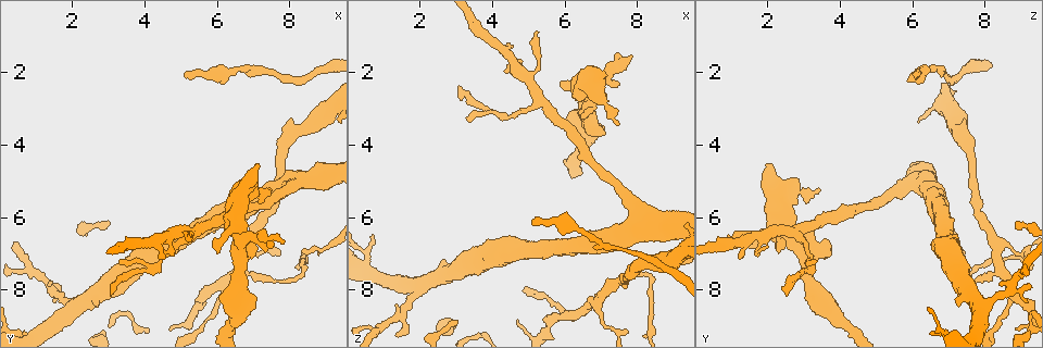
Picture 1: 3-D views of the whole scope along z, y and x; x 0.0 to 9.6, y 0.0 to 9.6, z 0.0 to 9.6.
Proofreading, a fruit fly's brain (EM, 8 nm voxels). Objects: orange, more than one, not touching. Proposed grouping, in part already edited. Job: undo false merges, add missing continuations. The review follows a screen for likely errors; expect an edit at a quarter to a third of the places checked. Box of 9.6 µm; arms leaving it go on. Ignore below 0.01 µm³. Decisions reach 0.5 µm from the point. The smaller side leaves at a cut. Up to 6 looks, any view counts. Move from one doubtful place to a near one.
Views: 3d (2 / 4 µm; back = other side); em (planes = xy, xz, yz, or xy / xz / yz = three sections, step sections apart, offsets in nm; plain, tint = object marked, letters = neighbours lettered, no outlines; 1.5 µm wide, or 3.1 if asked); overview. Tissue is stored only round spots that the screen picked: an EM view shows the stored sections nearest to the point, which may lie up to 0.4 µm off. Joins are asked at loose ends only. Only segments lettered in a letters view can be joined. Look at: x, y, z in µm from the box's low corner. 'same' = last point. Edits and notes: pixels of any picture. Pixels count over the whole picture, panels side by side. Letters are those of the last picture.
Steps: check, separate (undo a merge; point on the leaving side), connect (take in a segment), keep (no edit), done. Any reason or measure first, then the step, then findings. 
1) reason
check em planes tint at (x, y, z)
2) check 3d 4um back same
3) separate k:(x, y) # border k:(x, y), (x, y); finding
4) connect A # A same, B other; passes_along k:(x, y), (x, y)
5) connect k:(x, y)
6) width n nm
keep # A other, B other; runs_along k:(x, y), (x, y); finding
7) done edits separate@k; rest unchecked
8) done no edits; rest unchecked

arms part here
check em planes letters at (1.45, 8.05, 8.70)

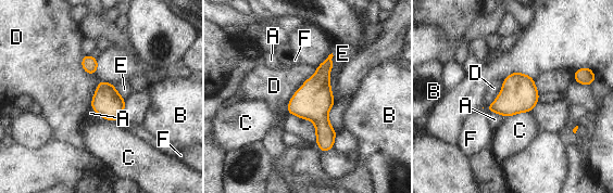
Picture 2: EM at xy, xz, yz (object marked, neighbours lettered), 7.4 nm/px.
keep # A other, B other, C other, D other, E other, F other; border 2:(316, 67), (292, 95), (287, 113); continuous, no second neuron

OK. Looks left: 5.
free end
check em planes tint at (7.10, 6.80, 3.65)

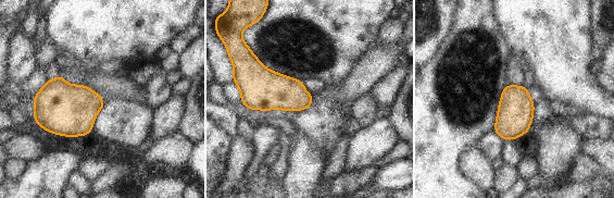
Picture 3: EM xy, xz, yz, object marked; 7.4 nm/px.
see the neighbours
check em planes letters same

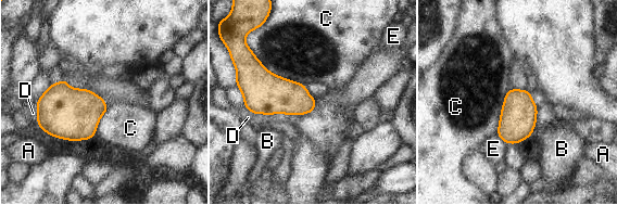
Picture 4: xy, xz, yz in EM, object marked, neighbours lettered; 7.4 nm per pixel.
width 240 nm
keep # A other, B other, C other, D other, E other; none of them fits

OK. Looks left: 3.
tapers out
check em xy step 4 tint at (3.30, 7.15, 3.30)

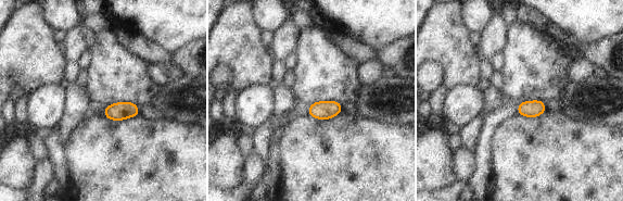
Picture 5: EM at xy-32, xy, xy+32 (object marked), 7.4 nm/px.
another direction
check em planes letters same

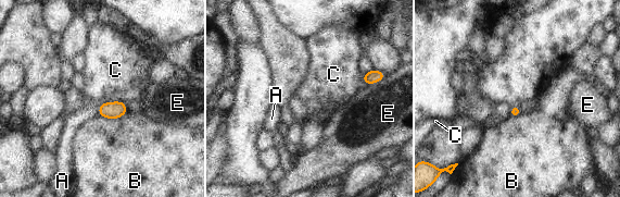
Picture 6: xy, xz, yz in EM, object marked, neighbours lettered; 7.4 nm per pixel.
connect A # A same, B other, C other, E other; the neuron continues

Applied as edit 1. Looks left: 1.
done edits connect@6; rest unchecked

